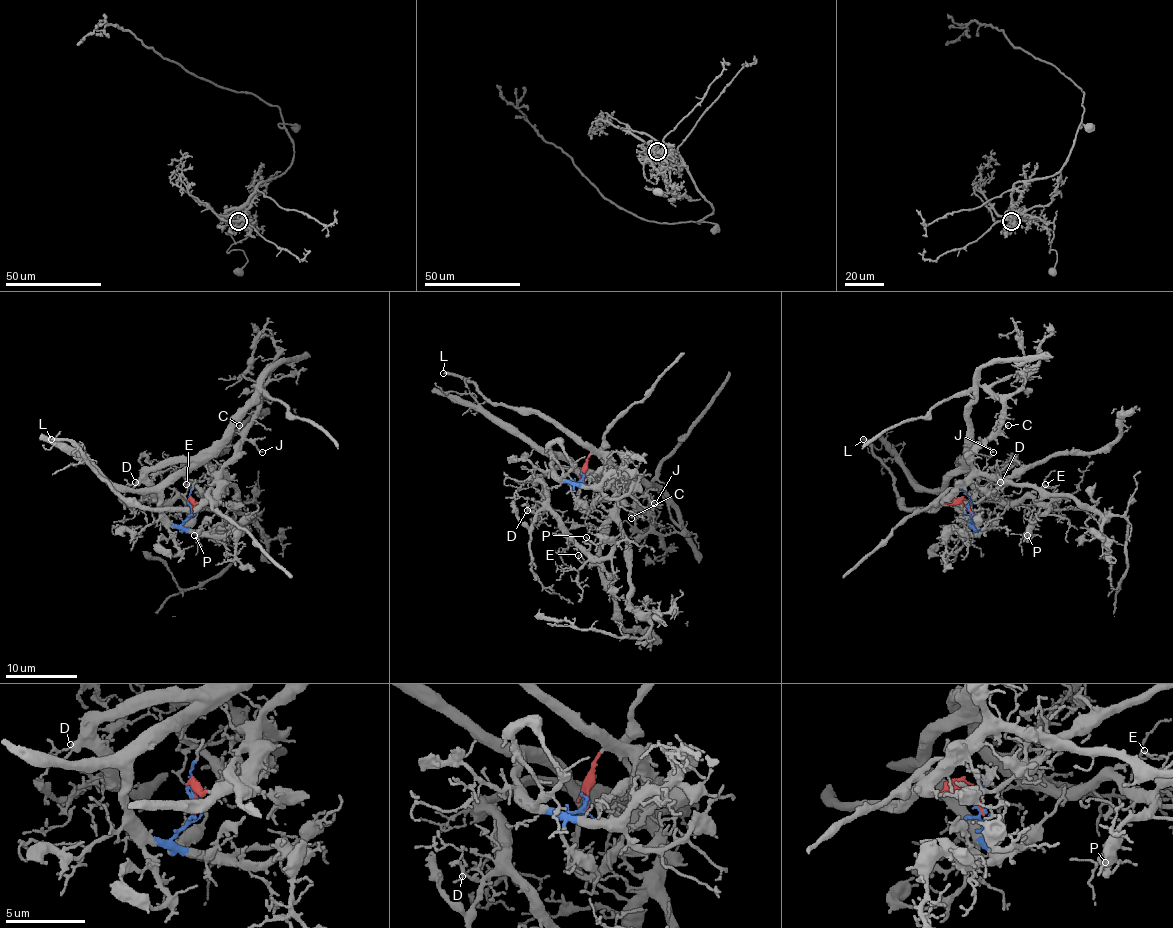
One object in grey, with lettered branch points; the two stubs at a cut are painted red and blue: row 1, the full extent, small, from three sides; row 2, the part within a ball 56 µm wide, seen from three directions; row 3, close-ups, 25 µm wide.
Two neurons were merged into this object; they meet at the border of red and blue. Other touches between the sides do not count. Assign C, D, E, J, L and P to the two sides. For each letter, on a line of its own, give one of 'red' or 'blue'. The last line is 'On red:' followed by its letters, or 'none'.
C: red
D: blue
E: blue
J: red
L: red
P: blue
On red: C, J, L

